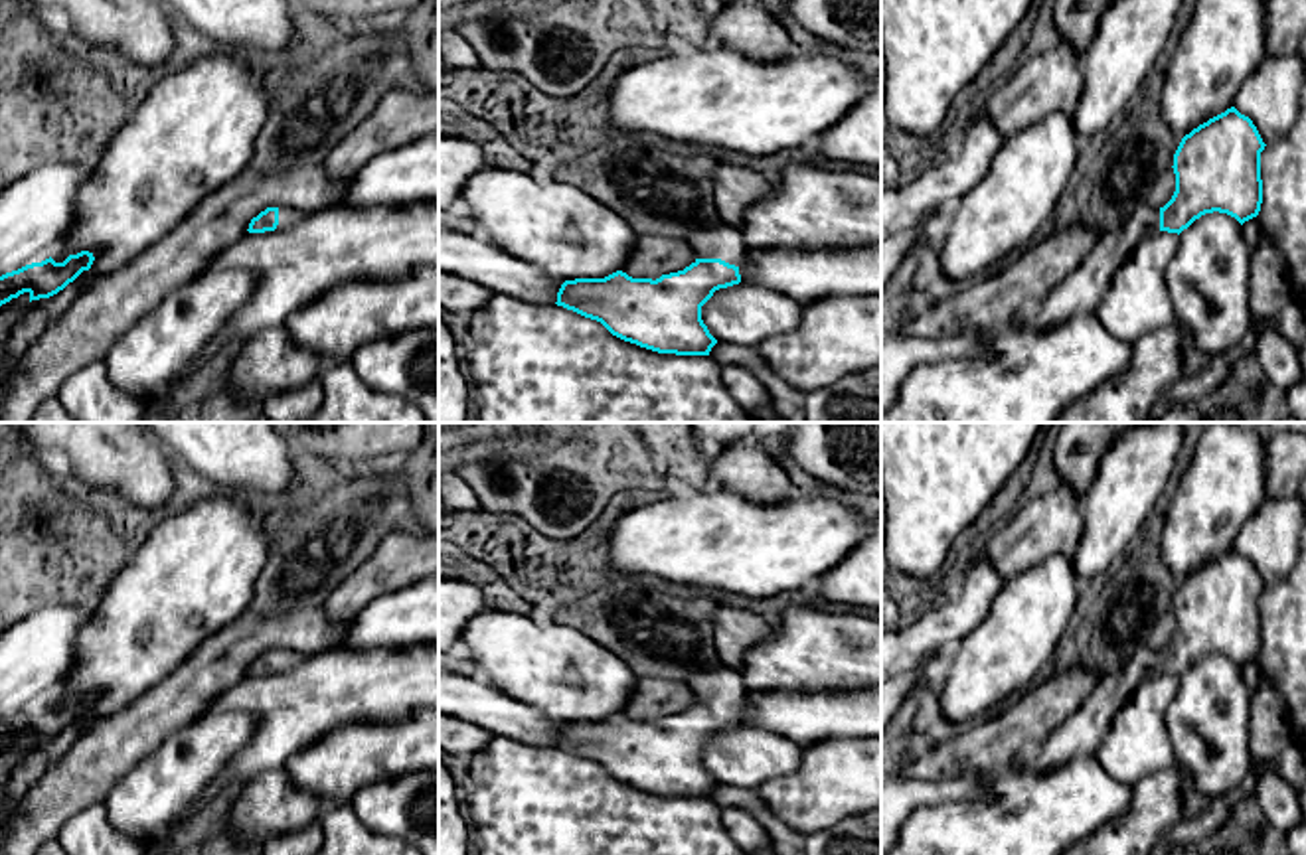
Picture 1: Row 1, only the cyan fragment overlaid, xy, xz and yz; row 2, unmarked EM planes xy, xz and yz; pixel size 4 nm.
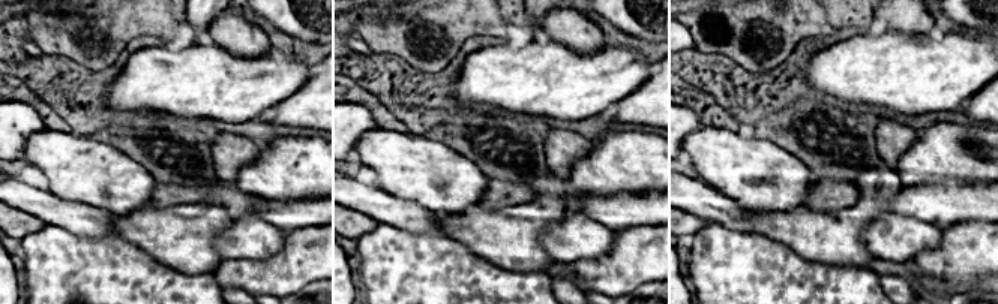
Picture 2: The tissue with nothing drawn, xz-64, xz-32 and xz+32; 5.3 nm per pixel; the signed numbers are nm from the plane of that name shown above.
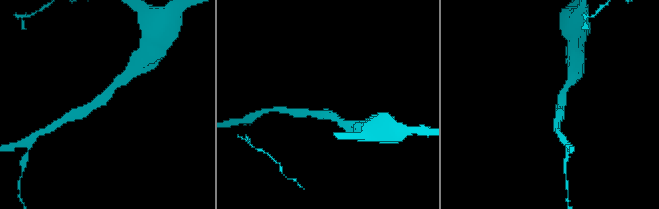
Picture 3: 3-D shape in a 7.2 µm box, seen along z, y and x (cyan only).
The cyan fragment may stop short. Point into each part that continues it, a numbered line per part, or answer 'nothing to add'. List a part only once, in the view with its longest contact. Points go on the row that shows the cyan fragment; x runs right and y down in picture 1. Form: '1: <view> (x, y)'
1: xz (722, 241)

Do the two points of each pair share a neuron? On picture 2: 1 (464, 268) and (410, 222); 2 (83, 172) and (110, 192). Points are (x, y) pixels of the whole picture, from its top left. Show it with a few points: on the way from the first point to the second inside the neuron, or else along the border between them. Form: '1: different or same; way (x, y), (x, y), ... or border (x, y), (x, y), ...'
1: different; border (390, 226), (398, 226), (413, 234), (437, 235)
2: same; way (89, 172), (104, 186)

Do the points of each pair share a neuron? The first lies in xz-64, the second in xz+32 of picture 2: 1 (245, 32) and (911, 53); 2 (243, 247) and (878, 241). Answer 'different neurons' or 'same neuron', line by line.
1: different neurons
2: same neuron

